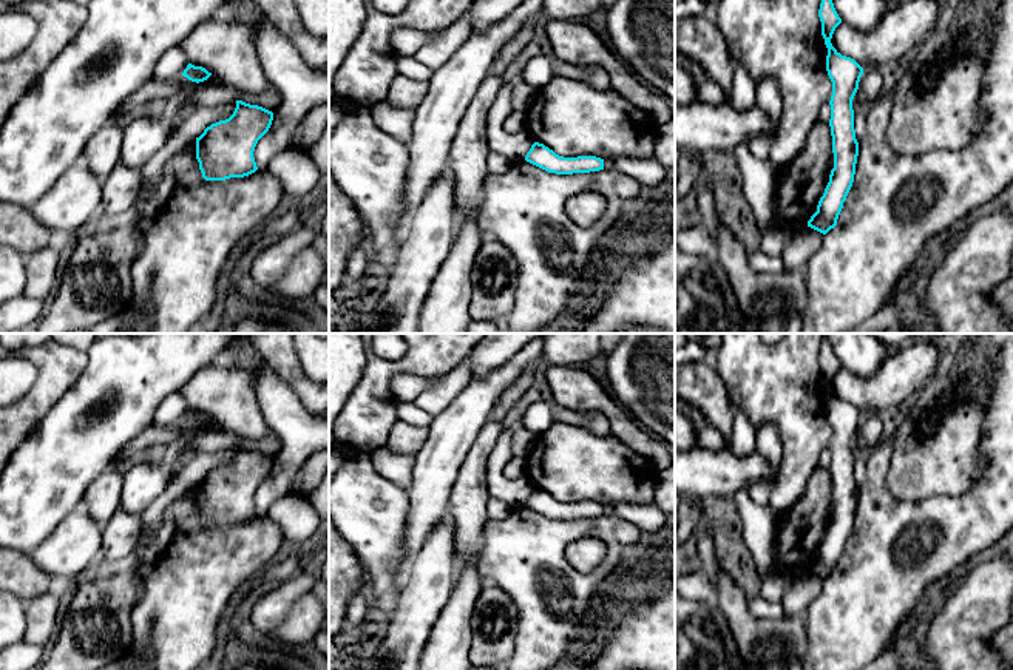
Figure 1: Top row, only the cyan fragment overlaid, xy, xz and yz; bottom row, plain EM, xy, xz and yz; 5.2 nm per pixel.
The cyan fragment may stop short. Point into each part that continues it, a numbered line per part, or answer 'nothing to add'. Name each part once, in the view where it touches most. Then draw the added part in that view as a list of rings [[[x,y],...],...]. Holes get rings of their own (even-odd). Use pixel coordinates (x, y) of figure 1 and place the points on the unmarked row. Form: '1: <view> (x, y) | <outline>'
nothing to add

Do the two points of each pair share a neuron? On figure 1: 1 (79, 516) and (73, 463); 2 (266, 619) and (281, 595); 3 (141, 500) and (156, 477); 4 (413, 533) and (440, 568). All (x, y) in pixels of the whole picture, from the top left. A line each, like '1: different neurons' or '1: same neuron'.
1: different neurons
2: same neuron
3: same neuron
4: different neurons

